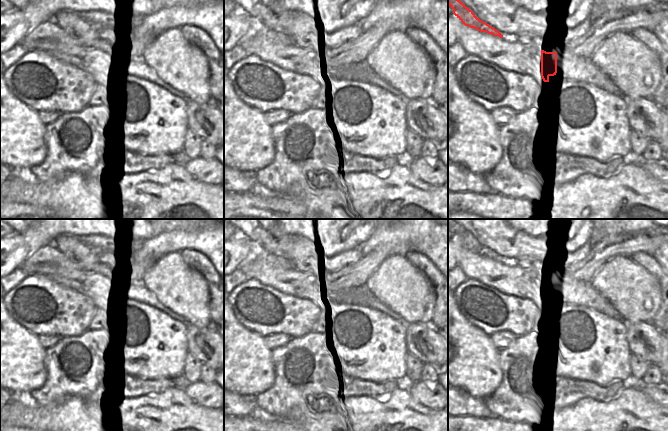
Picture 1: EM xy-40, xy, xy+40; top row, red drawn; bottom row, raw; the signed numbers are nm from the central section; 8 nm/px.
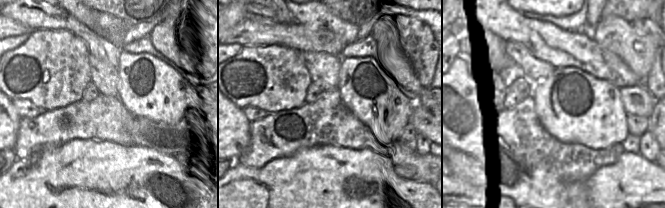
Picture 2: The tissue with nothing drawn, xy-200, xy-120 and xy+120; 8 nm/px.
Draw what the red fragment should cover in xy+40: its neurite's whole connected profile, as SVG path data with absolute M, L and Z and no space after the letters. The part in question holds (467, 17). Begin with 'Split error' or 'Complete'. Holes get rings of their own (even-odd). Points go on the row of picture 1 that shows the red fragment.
Complete. M448 0L448 5L453 9L453 14L465 25L470 28L474 28L480 32L486 32L500 38L503 35L487 24L486 22L480 20L472 10L470 10L463 2L460 0Z

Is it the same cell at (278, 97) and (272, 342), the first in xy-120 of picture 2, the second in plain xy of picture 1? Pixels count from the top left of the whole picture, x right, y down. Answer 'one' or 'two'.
two

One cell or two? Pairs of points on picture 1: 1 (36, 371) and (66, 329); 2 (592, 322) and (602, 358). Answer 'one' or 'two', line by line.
1: two
2: one

